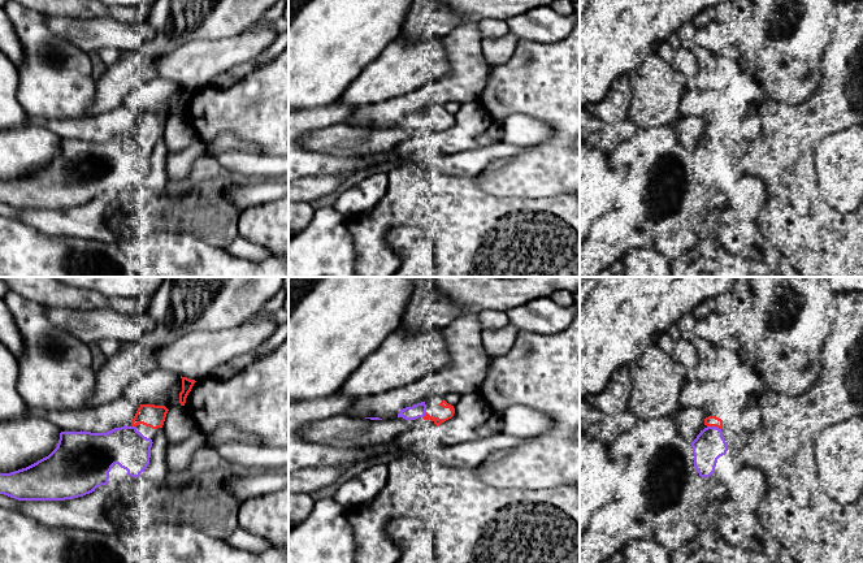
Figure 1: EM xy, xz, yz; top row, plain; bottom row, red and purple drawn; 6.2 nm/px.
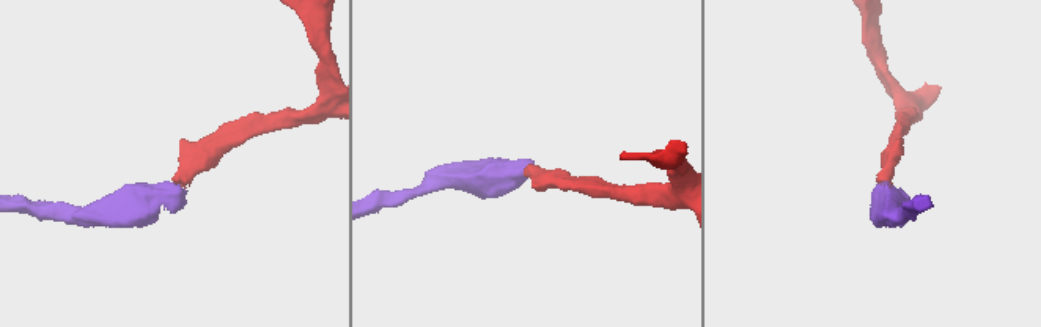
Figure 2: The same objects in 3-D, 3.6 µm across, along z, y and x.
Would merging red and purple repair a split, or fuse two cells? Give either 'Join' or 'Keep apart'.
Join

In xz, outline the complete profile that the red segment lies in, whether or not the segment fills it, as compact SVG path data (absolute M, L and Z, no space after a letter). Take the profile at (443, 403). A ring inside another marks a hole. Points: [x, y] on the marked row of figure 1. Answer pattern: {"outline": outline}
{"outline": "M444 399L439 403L441 407L448 408L451 411L451 416L442 420L439 417L433 417L426 412L425 402L413 404L412 407L406 407L399 411L398 417L403 417L406 420L416 420L422 417L424 420L432 420L437 426L444 423L446 420L451 419L455 413L454 406L448 404Z"}

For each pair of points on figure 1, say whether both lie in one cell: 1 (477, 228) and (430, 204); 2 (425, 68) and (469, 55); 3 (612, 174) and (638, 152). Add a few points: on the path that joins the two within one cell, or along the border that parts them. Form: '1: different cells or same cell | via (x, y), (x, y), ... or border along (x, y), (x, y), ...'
1: same cell | via (465, 224), (451, 209), (442, 206)
2: different cells | border along (446, 46), (450, 72), (429, 82)
3: different cells | border along (608, 154), (612, 161), (625, 170), (621, 185)

